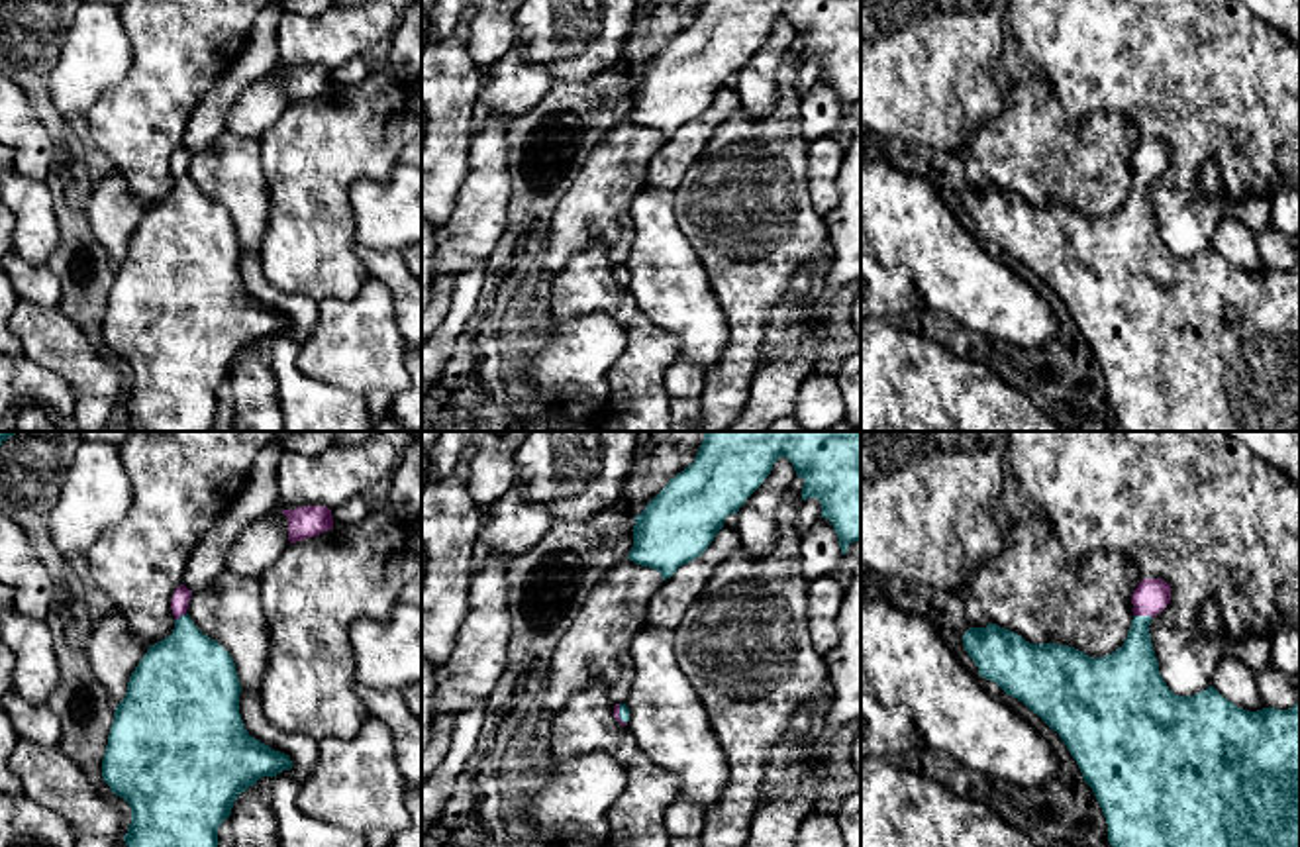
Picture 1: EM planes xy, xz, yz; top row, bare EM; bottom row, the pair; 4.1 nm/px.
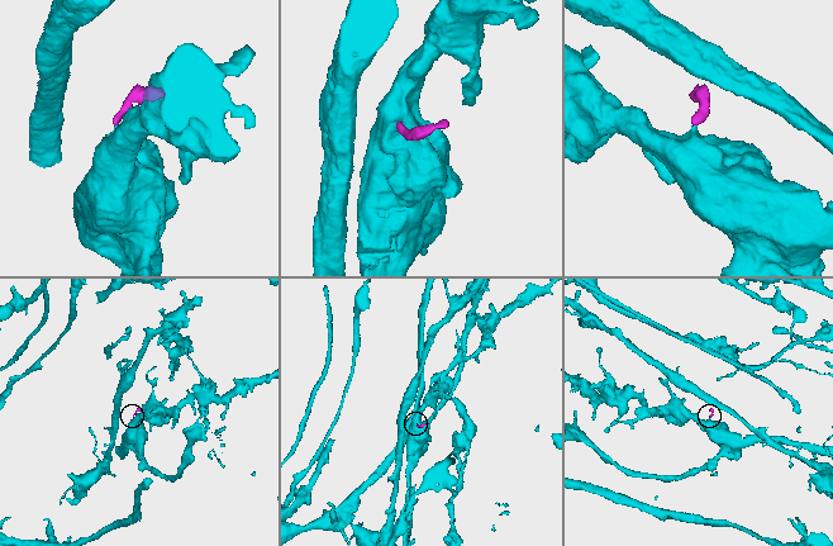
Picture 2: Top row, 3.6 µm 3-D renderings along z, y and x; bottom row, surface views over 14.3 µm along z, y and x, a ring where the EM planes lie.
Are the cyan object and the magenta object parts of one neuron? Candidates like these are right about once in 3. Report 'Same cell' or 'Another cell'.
Same cell

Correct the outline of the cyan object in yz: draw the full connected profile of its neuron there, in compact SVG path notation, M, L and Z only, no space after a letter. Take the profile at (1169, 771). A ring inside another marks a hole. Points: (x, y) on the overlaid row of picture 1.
M1143 578L1131 594L1133 620L1124 645L1114 653L1098 659L1088 657L1086 653L1069 645L1029 643L1022 635L996 623L967 629L963 635L963 645L978 667L978 674L982 678L996 682L1008 696L1024 702L1053 731L1059 733L1076 761L1084 782L1092 788L1104 812L1108 823L1108 841L1112 847L1300 847L1300 702L1288 710L1263 708L1249 712L1225 700L1214 686L1194 696L1175 694L1159 673L1159 663L1149 633L1151 620L1163 612L1169 602L1169 582L1161 578Z

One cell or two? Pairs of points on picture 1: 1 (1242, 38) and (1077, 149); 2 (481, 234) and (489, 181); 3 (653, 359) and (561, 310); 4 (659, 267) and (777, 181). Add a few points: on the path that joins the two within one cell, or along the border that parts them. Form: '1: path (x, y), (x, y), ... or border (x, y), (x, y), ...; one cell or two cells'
1: border (1079, 126), (1095, 112), (1114, 112), (1140, 142); two cells
2: path (481, 220), (485, 195); one cell
3: path (642, 332), (612, 300), (589, 300); one cell
4: border (673, 200), (675, 224), (695, 249), (708, 287); two cells

